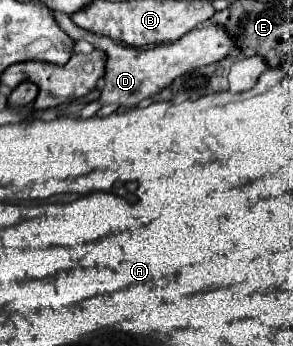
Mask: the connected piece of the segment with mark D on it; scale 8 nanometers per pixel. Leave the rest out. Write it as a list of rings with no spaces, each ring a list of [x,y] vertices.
[[[207,24],[203,28],[187,32],[183,38],[179,38],[173,44],[161,44],[151,50],[141,50],[141,48],[129,48],[129,46],[119,46],[107,36],[93,36],[93,46],[101,52],[105,52],[107,62],[105,62],[105,76],[103,76],[103,92],[99,102],[103,106],[107,104],[117,104],[119,108],[129,108],[137,106],[143,98],[149,98],[157,94],[159,90],[167,88],[175,78],[207,64],[215,64],[229,56],[231,50],[239,48],[235,46],[235,38],[231,34],[225,34],[223,26],[219,24]]]

